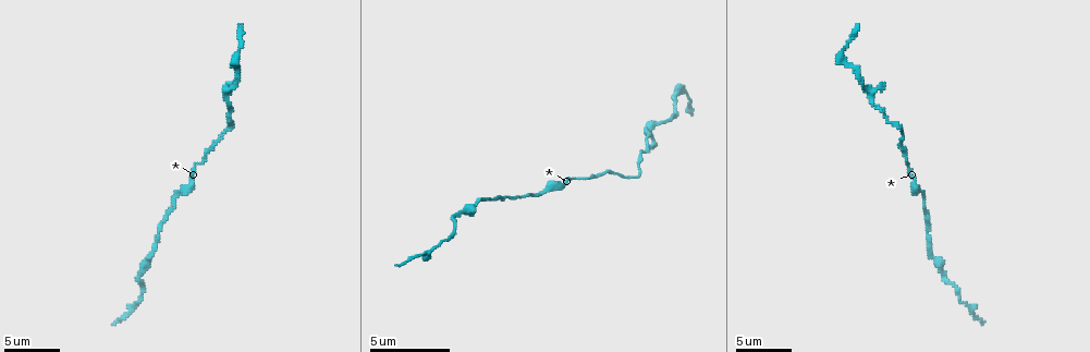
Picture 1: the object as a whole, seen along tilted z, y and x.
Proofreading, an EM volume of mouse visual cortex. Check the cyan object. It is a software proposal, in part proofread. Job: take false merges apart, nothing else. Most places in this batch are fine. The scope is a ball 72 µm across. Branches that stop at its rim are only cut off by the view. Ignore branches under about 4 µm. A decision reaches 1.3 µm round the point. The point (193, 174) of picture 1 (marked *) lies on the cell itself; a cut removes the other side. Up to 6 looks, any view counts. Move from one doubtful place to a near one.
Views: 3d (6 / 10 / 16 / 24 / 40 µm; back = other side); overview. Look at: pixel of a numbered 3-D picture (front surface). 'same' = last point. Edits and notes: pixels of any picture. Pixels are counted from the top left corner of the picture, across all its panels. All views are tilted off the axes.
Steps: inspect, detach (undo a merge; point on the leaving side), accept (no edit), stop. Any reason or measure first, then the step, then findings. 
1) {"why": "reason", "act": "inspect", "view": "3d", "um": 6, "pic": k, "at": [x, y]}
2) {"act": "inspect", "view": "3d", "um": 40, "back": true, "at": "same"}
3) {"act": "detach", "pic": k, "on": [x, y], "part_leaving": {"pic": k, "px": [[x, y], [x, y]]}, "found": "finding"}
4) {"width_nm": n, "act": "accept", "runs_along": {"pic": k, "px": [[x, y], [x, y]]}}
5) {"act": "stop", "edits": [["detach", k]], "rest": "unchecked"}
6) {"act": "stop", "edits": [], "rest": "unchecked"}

{"why": "calibre changes", "act": "inspect", "view": "3d", "um": 10, "pic": 1, "at": [175, 197]}

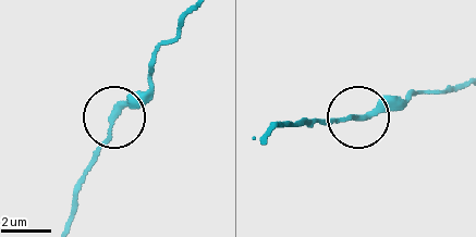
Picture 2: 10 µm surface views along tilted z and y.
{"why": "zoom in", "act": "inspect", "view": "3d", "um": 6, "pic": 2, "at": [362, 118]}

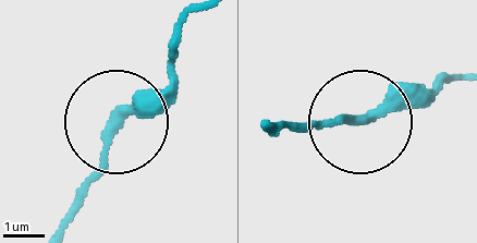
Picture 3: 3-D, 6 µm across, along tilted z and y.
{"width_nm": 230, "act": "accept", "found": "one cell here"}

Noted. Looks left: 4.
{"why": "sudden change in width", "act": "inspect", "view": "3d", "um": 6, "pic": 1, "at": [454, 215]}

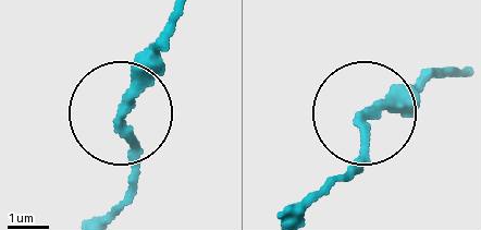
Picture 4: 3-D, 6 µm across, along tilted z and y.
{"why": "from behind", "act": "inspect", "view": "3d", "um": 6, "back": true, "pic": 4, "at": [125, 120]}

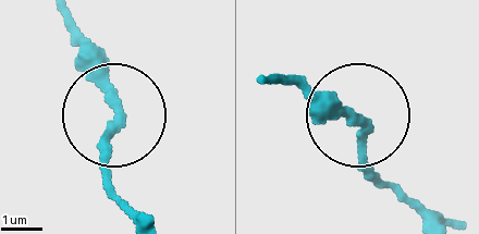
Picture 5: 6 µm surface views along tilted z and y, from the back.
{"width_nm": 230, "act": "accept", "runs_along": {"pic": 5, "px": [[59, 11], [117, 116], [107, 181]]}, "found": "one cell here"}

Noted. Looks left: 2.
{"why": "thick turns thin", "act": "inspect", "view": "3d", "um": 16, "pic": 1, "at": [236, 56]}

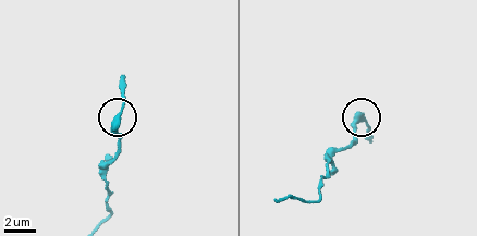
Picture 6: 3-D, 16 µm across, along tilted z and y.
{"act": "accept", "runs_along": {"pic": 6, "px": [[105, 221], [105, 170], [124, 83]]}, "found": "one cell here"}

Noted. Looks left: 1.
{"act": "stop", "edits": [], "rest": "unchecked"}

